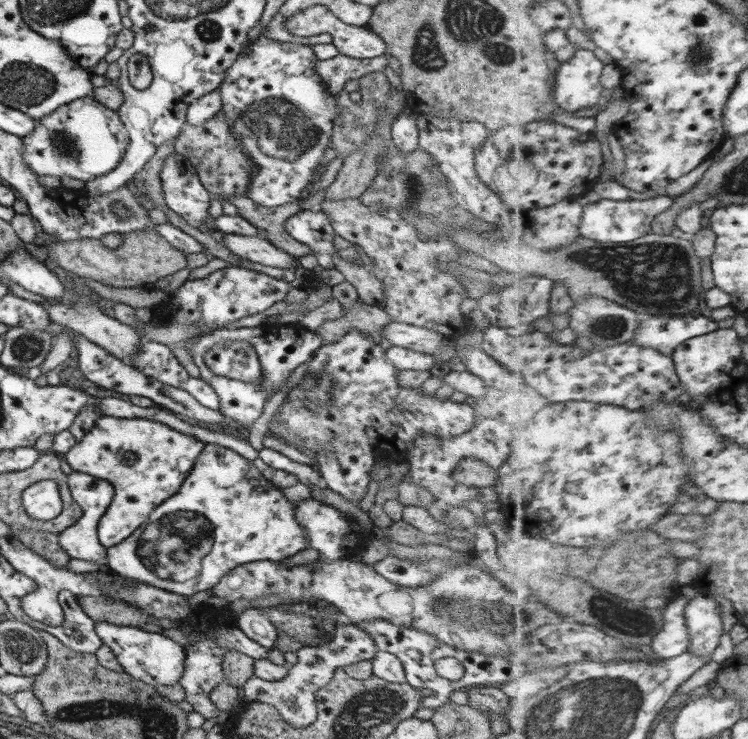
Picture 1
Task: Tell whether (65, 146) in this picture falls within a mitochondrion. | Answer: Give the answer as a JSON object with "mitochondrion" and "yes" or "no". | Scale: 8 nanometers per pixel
{"mitochondrion":"yes"}

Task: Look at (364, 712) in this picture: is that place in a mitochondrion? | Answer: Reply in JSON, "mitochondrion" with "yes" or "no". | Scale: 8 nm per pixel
{"mitochondrion":"yes"}

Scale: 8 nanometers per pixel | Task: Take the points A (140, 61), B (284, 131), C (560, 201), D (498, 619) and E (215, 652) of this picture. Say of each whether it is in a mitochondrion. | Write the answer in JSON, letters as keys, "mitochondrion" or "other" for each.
{"A":"other","B":"mitochondrion","C":"other","D":"mitochondrion","E":"other"}

